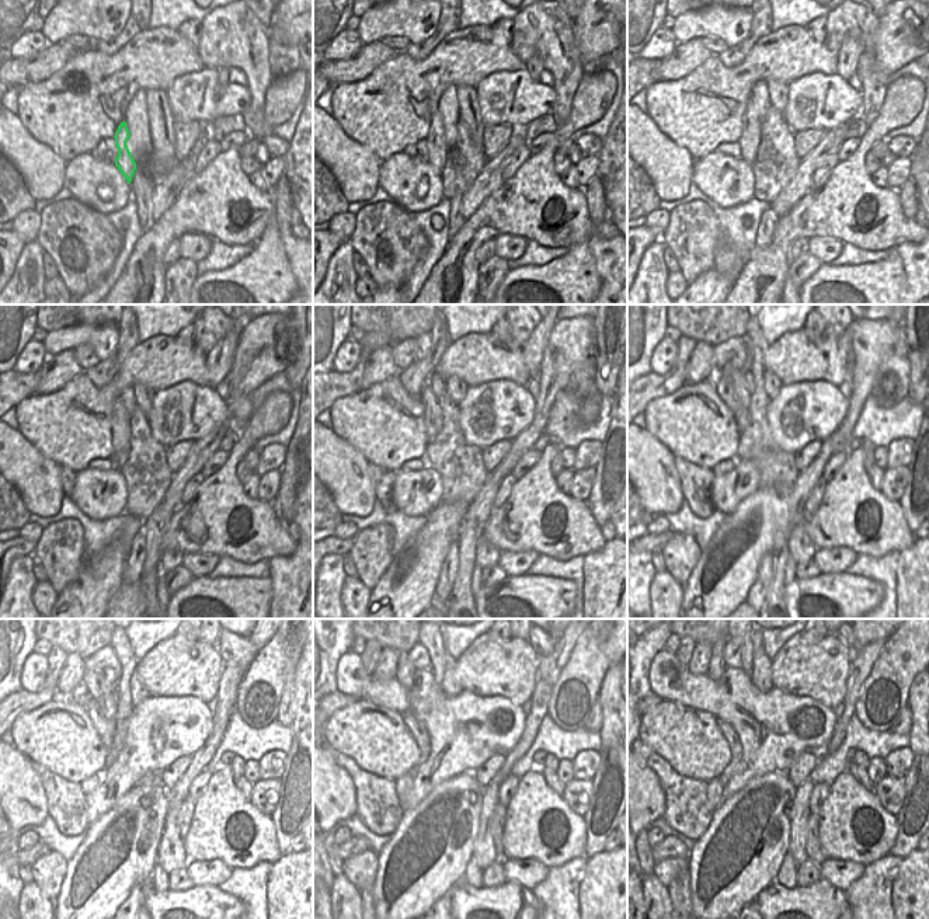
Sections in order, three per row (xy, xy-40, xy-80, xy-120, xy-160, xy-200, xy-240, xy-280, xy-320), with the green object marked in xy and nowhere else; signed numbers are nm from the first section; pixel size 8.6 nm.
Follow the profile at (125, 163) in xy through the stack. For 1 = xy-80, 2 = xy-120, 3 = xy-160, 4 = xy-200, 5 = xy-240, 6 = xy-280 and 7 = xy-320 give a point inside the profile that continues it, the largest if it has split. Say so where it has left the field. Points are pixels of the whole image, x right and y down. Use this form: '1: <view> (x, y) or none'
1: xy-80 (748, 141)
2: xy-120 (121, 420)
3: xy-160 (432, 417)
4: xy-200 (734, 369)
5: xy-240 (103, 689)
6: xy-280 (404, 674)
7: xy-320 (716, 668)

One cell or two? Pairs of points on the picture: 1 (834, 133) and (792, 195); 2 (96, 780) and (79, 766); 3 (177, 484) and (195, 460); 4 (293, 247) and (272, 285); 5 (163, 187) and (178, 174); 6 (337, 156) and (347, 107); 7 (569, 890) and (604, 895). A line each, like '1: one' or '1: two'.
1: one
2: two
3: one
4: two
5: one
6: two
7: two

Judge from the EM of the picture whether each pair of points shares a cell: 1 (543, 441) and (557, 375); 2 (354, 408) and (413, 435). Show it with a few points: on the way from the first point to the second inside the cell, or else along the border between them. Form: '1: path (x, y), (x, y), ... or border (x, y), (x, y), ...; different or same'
1: border (542, 432), (533, 448); different
2: path (368, 420), (379, 421), (399, 434); same

